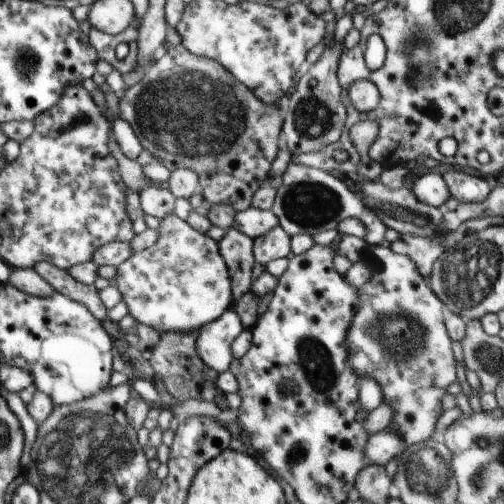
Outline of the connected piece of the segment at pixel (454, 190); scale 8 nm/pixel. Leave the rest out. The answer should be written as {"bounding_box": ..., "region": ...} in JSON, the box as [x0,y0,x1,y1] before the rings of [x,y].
{"bounding_box":[443,170,490,203],"region":[[[446,170],[443,178],[448,186],[448,190],[452,197],[456,198],[459,203],[479,203],[484,202],[490,194],[490,184],[479,174],[471,172],[466,174],[463,170]]]}

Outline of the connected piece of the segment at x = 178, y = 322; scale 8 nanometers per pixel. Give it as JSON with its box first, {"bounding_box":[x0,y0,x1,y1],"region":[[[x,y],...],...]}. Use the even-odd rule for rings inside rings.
{"bounding_box":[116,213,233,334],"region":[[[175,213],[166,216],[160,222],[158,240],[147,249],[129,256],[116,270],[116,284],[121,300],[126,304],[129,314],[138,324],[154,328],[159,334],[174,332],[198,332],[199,328],[220,318],[226,310],[232,308],[233,296],[228,267],[220,254],[219,244],[206,233],[196,231]]]}

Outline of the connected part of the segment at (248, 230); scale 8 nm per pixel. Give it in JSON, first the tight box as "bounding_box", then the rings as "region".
{"bounding_box":[233,206,279,239],"region":[[[252,206],[236,213],[233,227],[244,232],[251,239],[264,236],[279,225],[278,218],[271,210],[257,209]]]}

